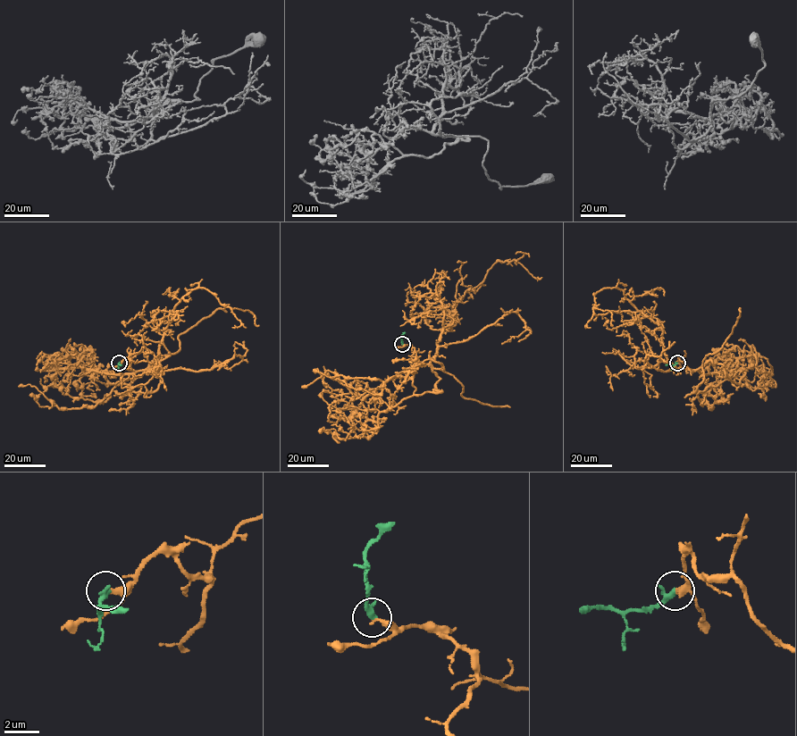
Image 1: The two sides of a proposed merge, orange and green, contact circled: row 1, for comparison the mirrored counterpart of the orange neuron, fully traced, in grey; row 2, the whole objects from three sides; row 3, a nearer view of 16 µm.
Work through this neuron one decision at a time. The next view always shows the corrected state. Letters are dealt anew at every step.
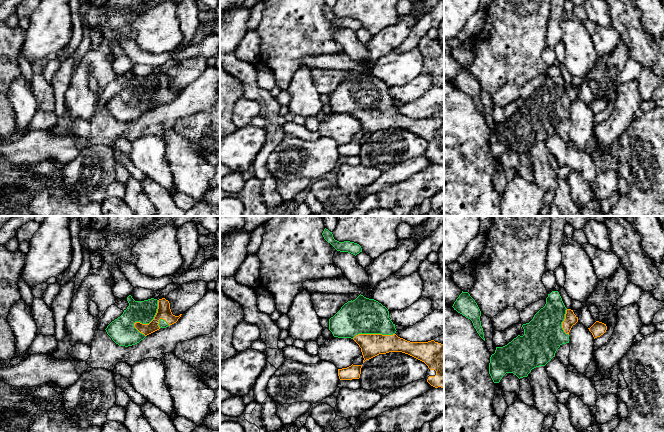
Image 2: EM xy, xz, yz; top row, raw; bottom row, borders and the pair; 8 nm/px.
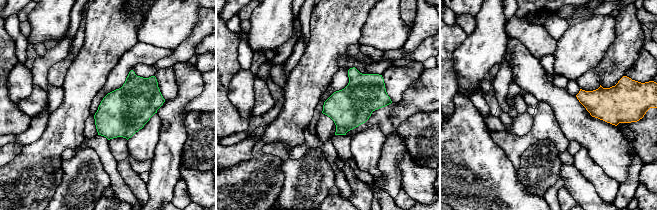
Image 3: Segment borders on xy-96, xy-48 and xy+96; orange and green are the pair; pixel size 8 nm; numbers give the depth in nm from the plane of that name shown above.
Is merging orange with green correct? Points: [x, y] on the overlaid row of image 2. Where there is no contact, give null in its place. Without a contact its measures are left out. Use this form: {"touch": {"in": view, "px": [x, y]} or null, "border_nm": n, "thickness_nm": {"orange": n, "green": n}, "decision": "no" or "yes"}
{"touch": {"in": "xy", "px": [145, 324]}, "border_nm": 320, "thickness_nm": {"orange": 110, "green": 200}, "decision": "yes"}

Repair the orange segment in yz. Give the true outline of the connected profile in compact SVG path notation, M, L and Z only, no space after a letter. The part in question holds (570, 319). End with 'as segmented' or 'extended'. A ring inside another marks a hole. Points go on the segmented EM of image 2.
M552 291L546 298L546 304L526 324L523 324L524 335L518 335L503 347L496 347L490 357L489 374L494 383L499 383L506 373L513 373L519 379L527 377L532 369L545 366L554 356L557 349L569 343L569 332L578 322L573 310L567 309L558 291Z | extended

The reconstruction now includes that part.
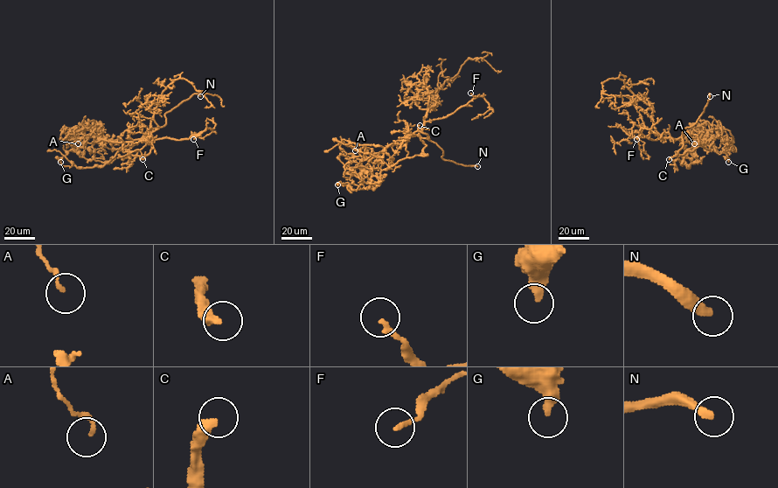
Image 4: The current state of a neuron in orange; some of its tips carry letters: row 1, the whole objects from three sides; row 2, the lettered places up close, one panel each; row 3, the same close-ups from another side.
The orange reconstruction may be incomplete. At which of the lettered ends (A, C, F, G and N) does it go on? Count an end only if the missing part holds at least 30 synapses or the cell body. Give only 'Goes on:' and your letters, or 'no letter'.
Goes on: C, N

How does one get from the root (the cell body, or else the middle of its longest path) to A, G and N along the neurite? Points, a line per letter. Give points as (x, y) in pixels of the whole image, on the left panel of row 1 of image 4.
A: (146, 138), (112, 142), (93, 137), (89, 130), (83, 128), (73, 133), (78, 143)
G: (146, 138), (112, 142), (93, 137), (86, 128), (78, 149), (71, 149), (60, 162)
N: (146, 138), (142, 138), (166, 123), (166, 113), (194, 94), (200, 96)

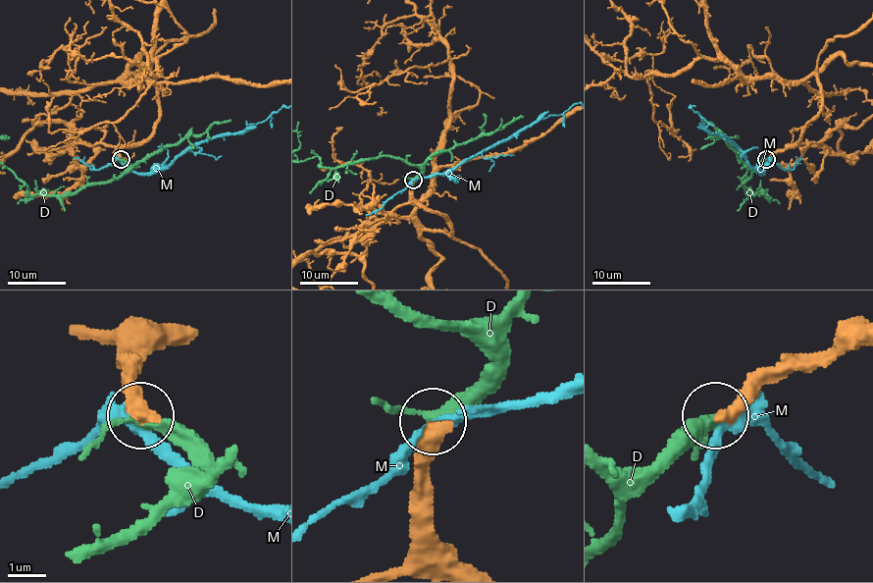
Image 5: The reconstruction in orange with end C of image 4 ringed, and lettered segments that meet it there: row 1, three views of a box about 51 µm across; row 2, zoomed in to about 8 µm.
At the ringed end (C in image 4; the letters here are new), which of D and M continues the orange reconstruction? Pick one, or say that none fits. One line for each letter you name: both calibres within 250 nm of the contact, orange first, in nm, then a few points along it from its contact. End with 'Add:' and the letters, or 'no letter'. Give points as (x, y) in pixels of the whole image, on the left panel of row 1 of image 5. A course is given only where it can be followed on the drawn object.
D: 420/280 nm
Add: D

